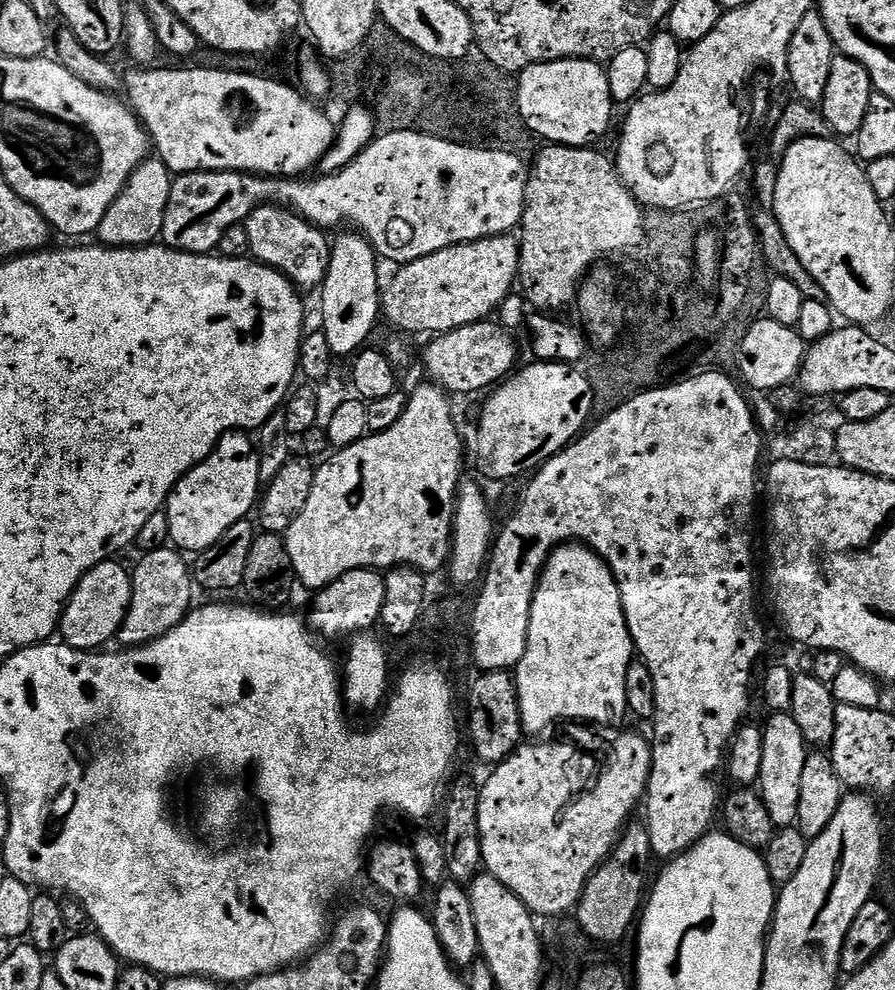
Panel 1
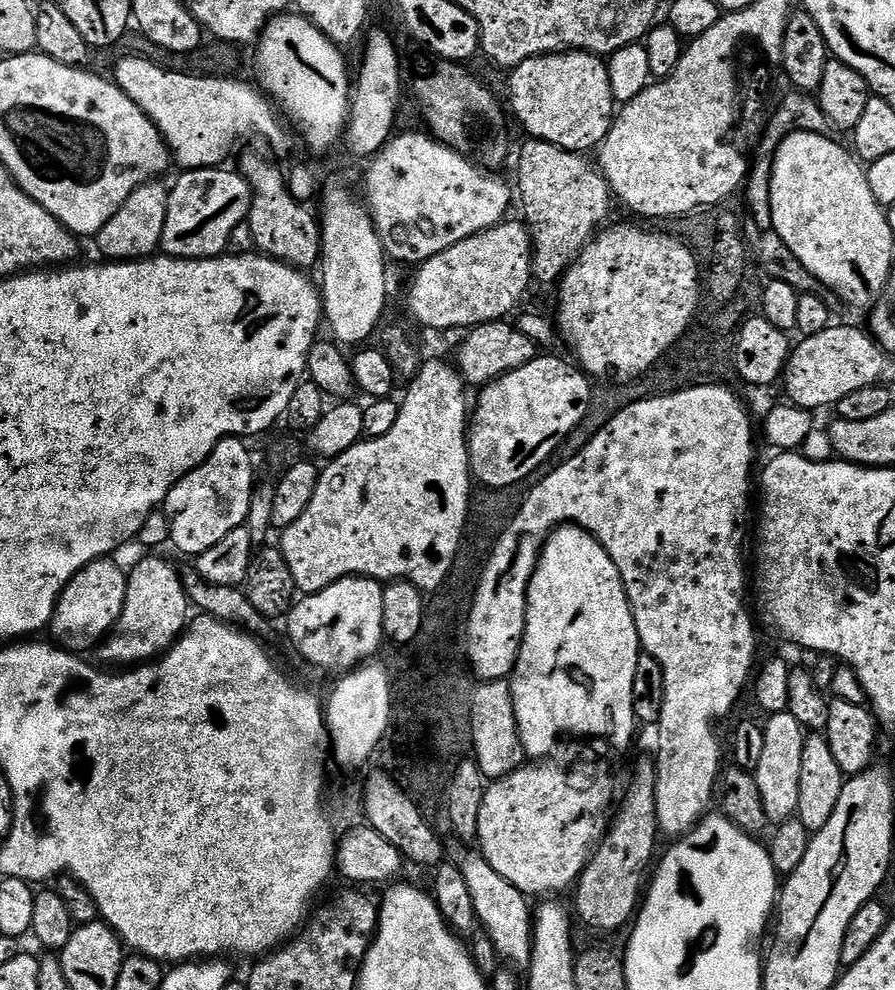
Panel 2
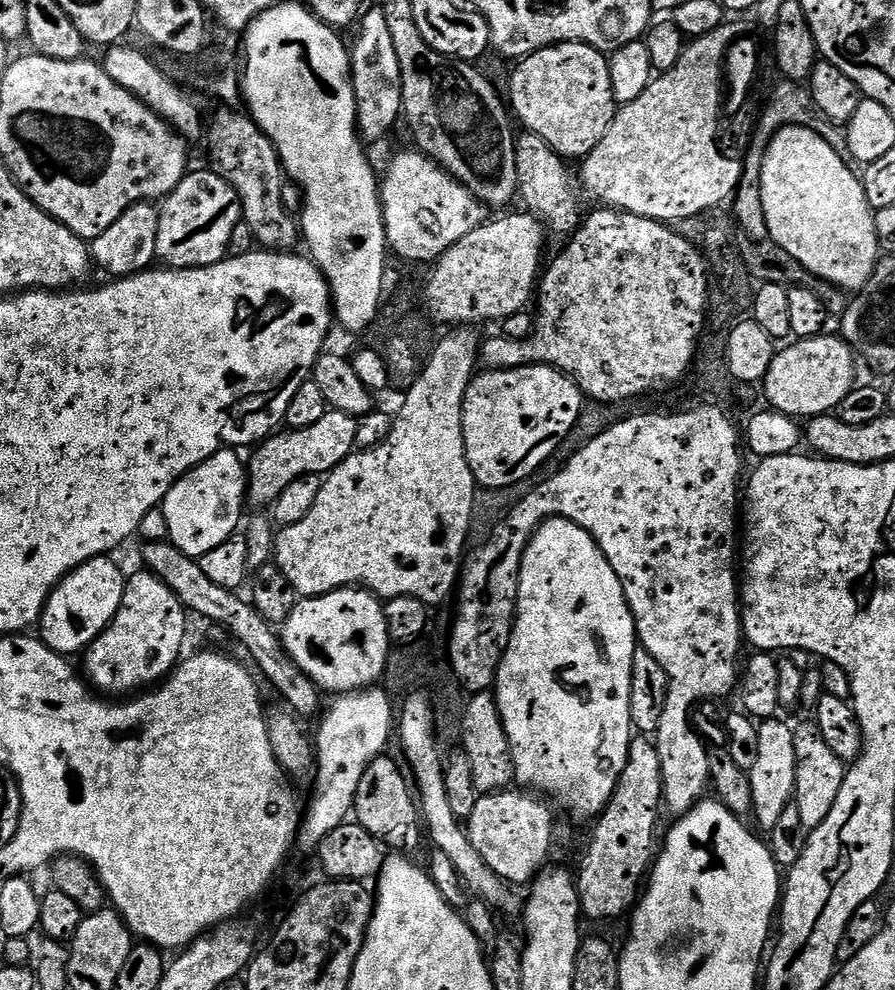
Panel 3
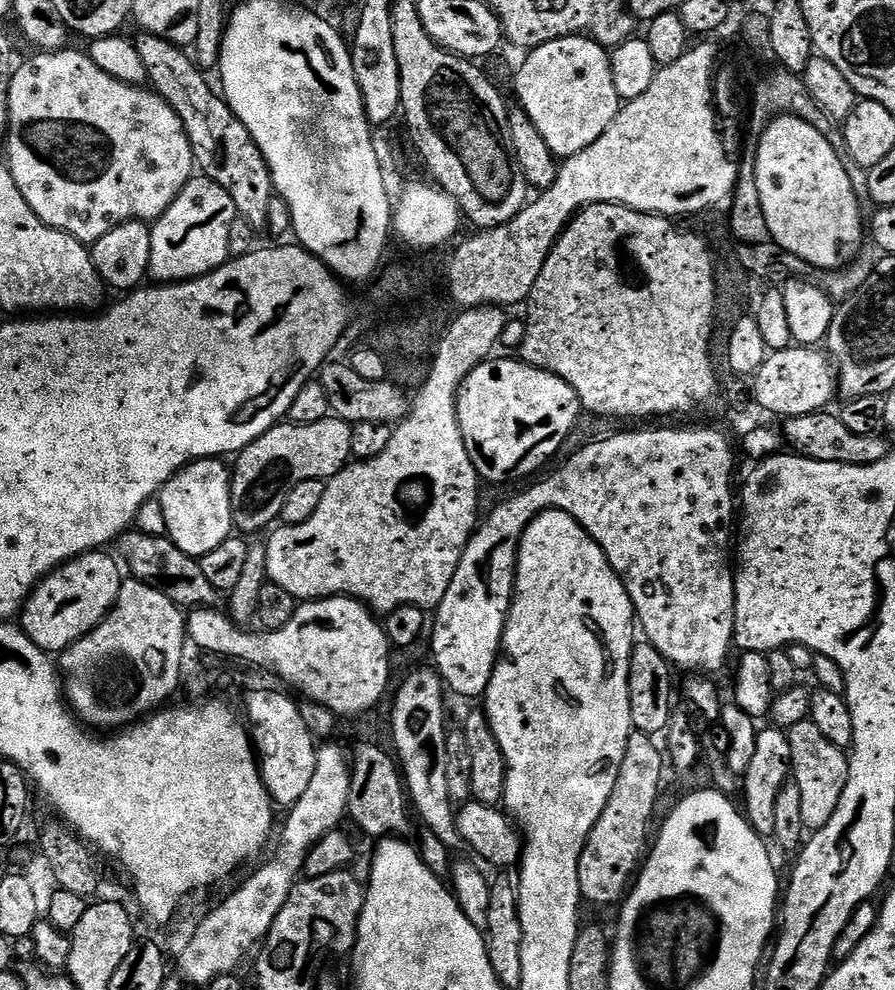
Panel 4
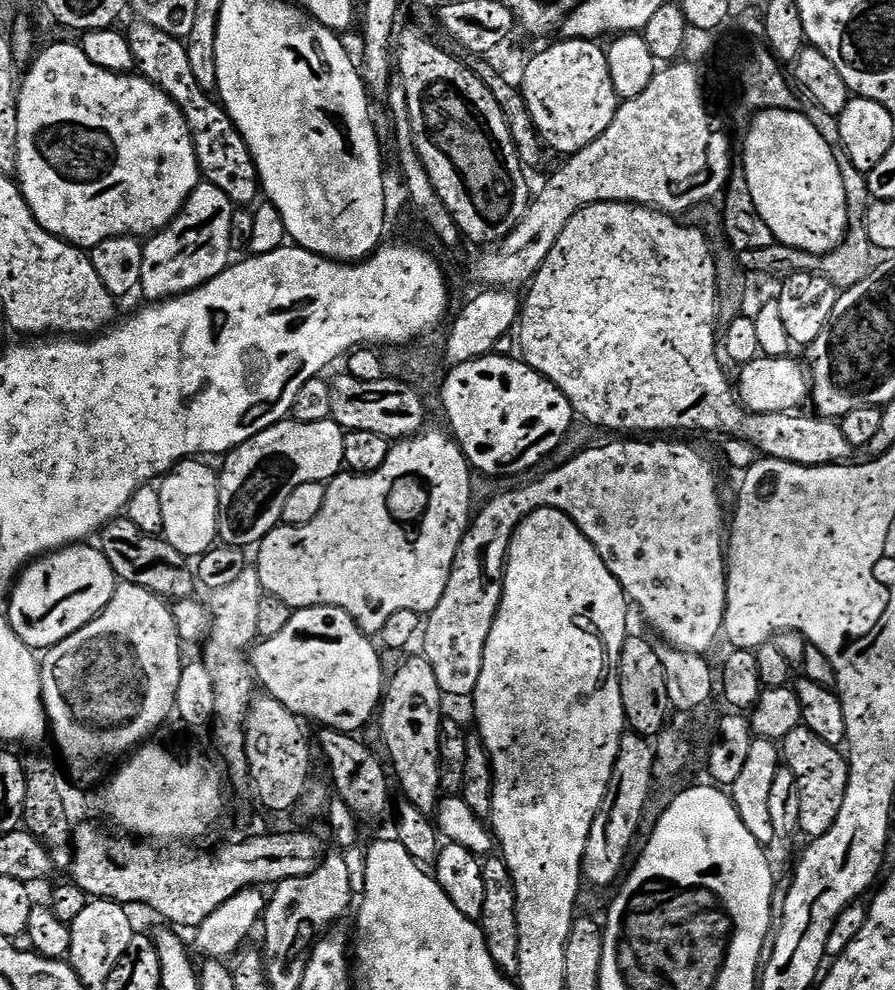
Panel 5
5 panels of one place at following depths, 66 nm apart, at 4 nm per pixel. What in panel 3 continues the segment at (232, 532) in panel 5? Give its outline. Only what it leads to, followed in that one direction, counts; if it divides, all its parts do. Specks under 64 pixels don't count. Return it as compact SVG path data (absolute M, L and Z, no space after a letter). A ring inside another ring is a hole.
M330 410L321 420L314 422L314 426L280 430L267 437L255 449L257 452L253 454L252 461L249 459L246 464L247 503L271 506L275 504L278 494L282 494L282 490L294 482L294 478L333 472L356 448L356 421L355 416Z

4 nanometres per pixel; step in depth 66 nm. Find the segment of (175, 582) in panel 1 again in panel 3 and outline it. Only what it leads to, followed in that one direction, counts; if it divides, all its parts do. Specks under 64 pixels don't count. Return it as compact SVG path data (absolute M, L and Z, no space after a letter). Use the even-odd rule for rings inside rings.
M139 571L127 577L118 614L114 614L107 630L82 656L82 672L87 683L97 693L113 692L116 698L159 684L181 659L180 647L188 632L190 616L174 590L170 590L170 586L166 586L166 582L153 572Z

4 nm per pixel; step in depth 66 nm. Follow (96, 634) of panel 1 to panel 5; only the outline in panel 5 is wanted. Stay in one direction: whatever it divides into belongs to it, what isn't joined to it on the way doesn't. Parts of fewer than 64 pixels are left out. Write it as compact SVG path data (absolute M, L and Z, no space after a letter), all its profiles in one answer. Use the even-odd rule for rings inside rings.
M81 542L59 548L57 552L49 552L39 560L33 560L20 573L20 579L16 581L7 601L9 604L6 615L14 634L18 634L18 638L22 638L28 648L47 650L54 647L58 642L62 642L62 638L70 638L70 634L82 630L82 626L100 615L110 602L118 583L116 575L99 547L92 545L91 548L90 545L91 543Z

